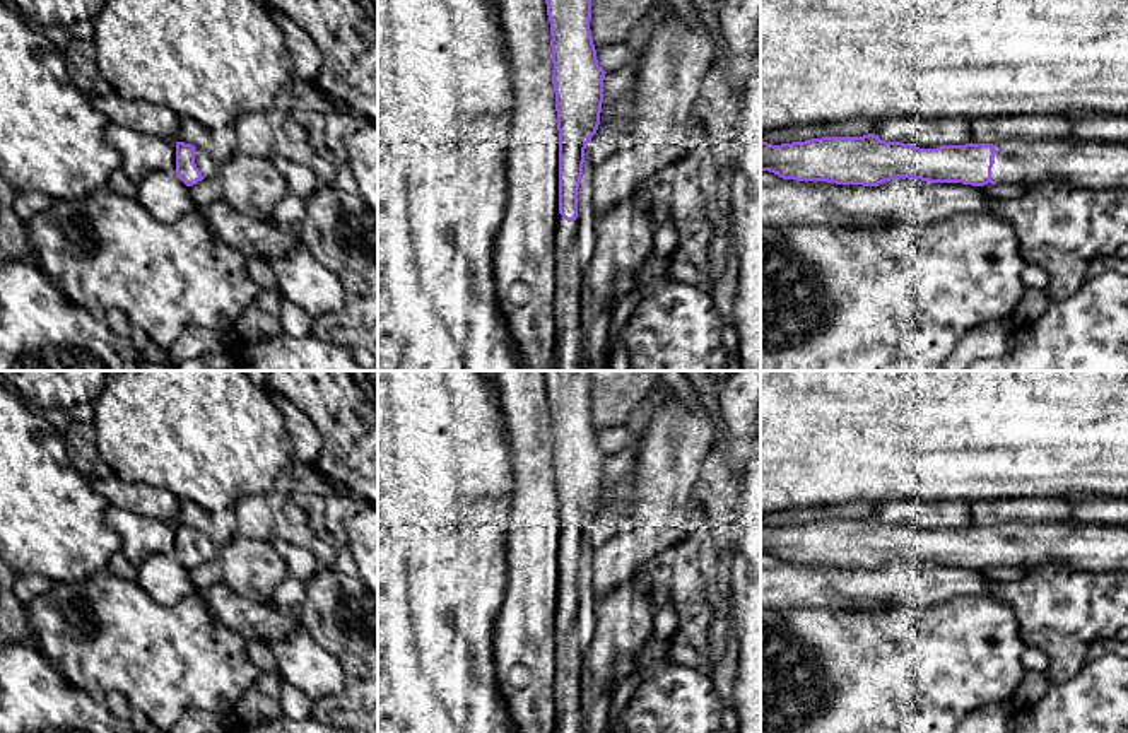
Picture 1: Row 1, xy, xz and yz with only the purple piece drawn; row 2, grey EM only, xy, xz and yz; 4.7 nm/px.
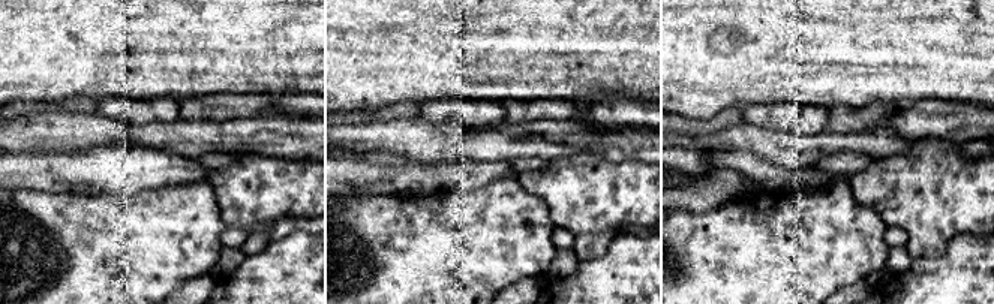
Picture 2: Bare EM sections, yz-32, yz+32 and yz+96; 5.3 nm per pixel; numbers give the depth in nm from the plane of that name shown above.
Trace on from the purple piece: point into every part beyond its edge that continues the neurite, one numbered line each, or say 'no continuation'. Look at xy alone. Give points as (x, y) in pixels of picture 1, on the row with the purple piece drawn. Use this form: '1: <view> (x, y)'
1: xy (202, 161)

